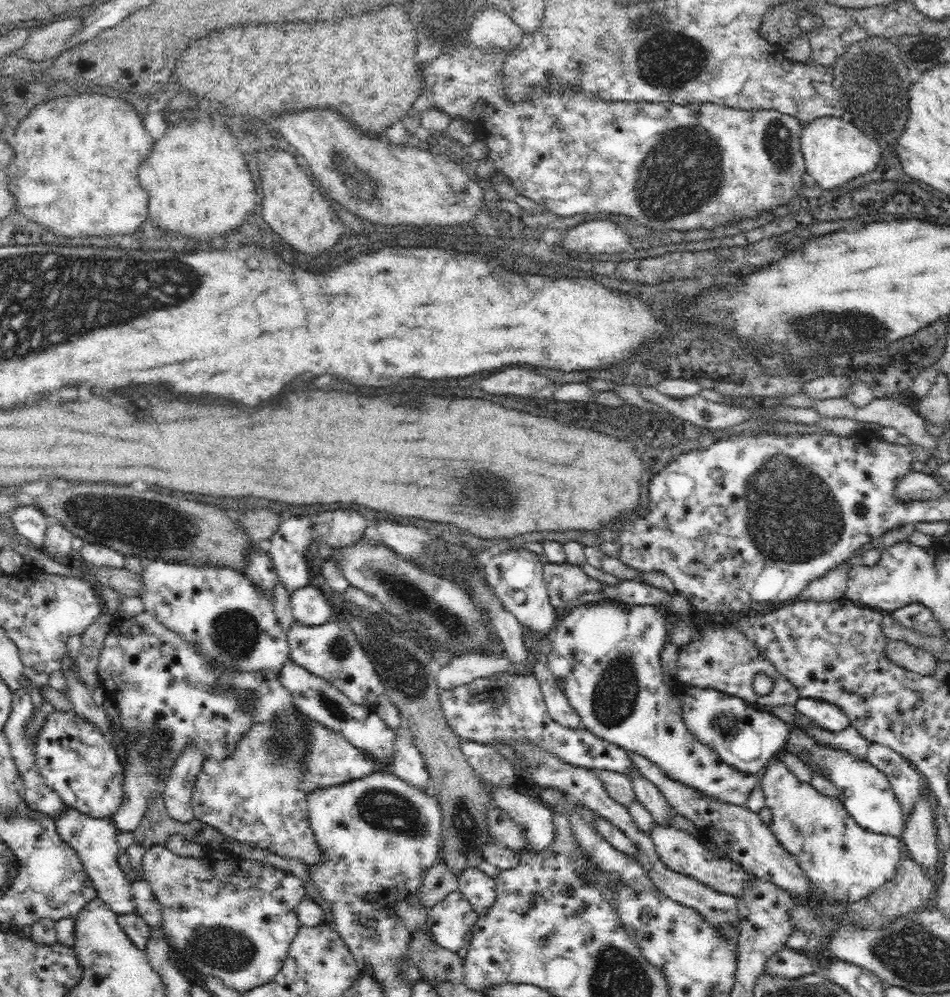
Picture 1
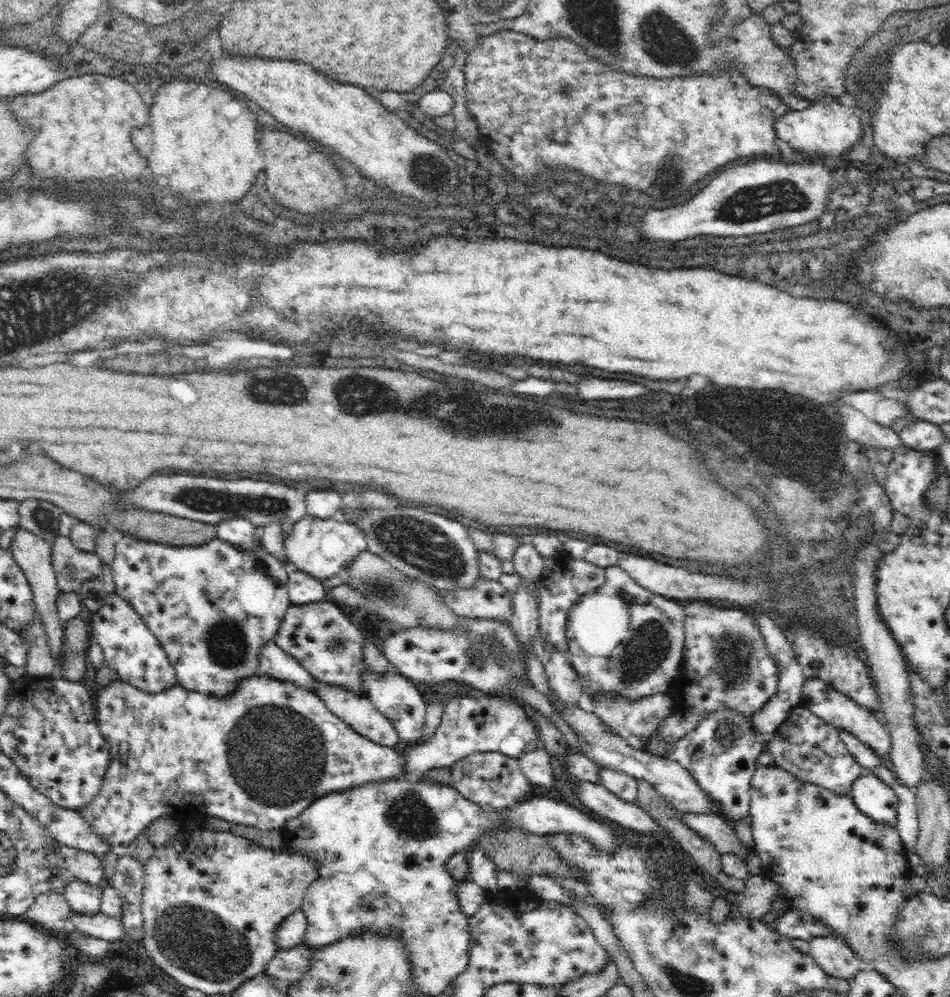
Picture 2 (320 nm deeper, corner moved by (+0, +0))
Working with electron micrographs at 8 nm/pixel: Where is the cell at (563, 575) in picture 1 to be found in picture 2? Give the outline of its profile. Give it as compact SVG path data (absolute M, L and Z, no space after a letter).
M523 536L523 543L520 543L512 555L515 573L521 579L539 582L542 579L543 564L545 558L536 550L533 543L533 536Z

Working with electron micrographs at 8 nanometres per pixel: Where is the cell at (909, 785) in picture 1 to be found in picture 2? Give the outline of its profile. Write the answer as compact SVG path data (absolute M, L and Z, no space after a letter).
M806 678L801 692L801 706L811 710L816 716L824 719L828 724L835 726L840 731L852 733L858 737L868 748L874 751L880 759L885 761L886 754L891 747L891 734L888 725L874 714L874 712L860 706L854 699L835 689L831 684L824 682L821 678Z

